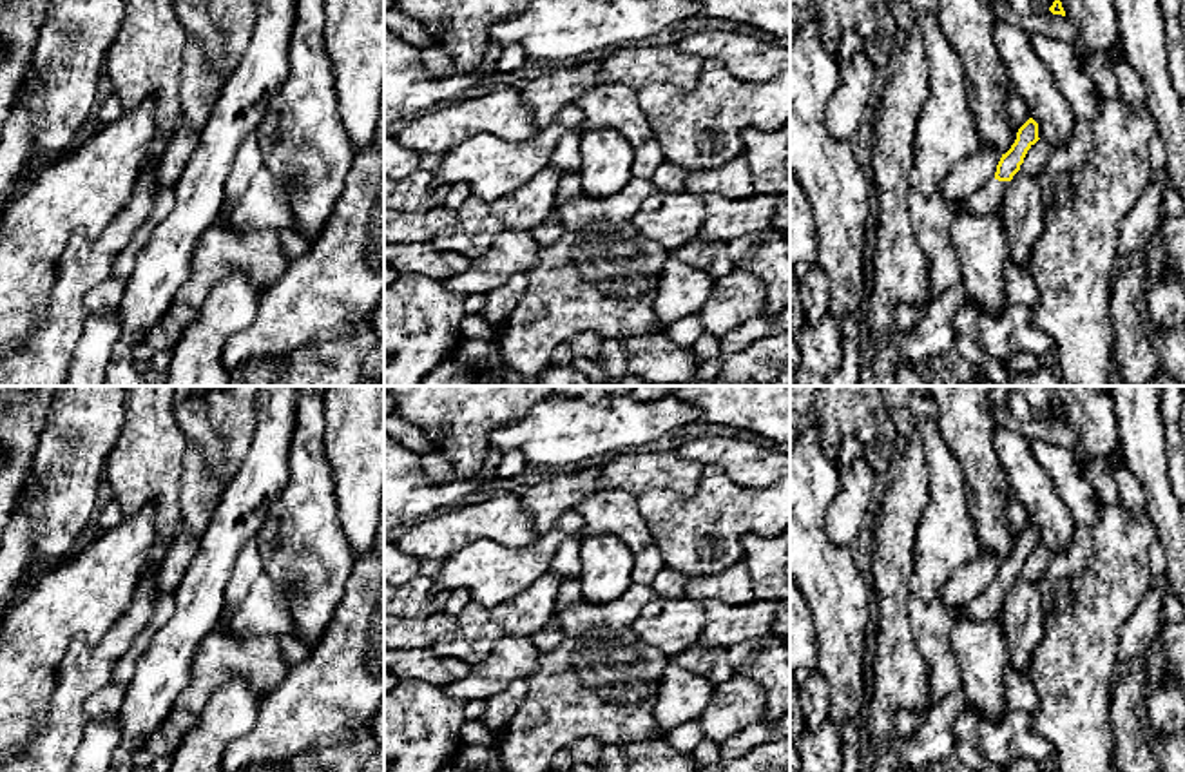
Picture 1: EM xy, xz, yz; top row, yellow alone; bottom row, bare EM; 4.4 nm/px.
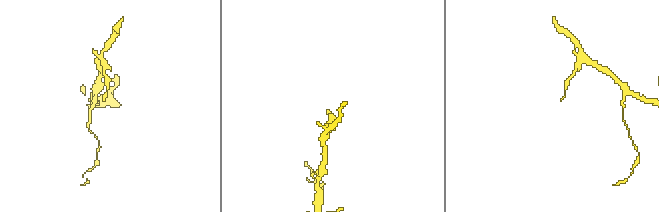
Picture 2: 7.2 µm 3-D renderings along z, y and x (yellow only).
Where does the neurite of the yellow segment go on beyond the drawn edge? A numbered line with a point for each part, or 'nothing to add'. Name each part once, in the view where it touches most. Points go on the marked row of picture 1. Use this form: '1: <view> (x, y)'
1: yz (988, 198)

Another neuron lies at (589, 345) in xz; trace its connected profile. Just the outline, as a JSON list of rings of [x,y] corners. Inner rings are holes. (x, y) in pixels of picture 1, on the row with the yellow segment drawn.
[[[578,333],[574,337],[571,337],[565,346],[574,353],[574,355],[585,355],[591,361],[594,361],[596,364],[600,364],[600,352],[603,346],[603,337],[598,333]]]

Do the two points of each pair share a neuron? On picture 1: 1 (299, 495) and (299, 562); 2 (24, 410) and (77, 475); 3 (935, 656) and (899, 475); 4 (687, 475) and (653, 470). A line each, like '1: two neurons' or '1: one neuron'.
1: one neuron
2: two neurons
3: two neurons
4: one neuron

